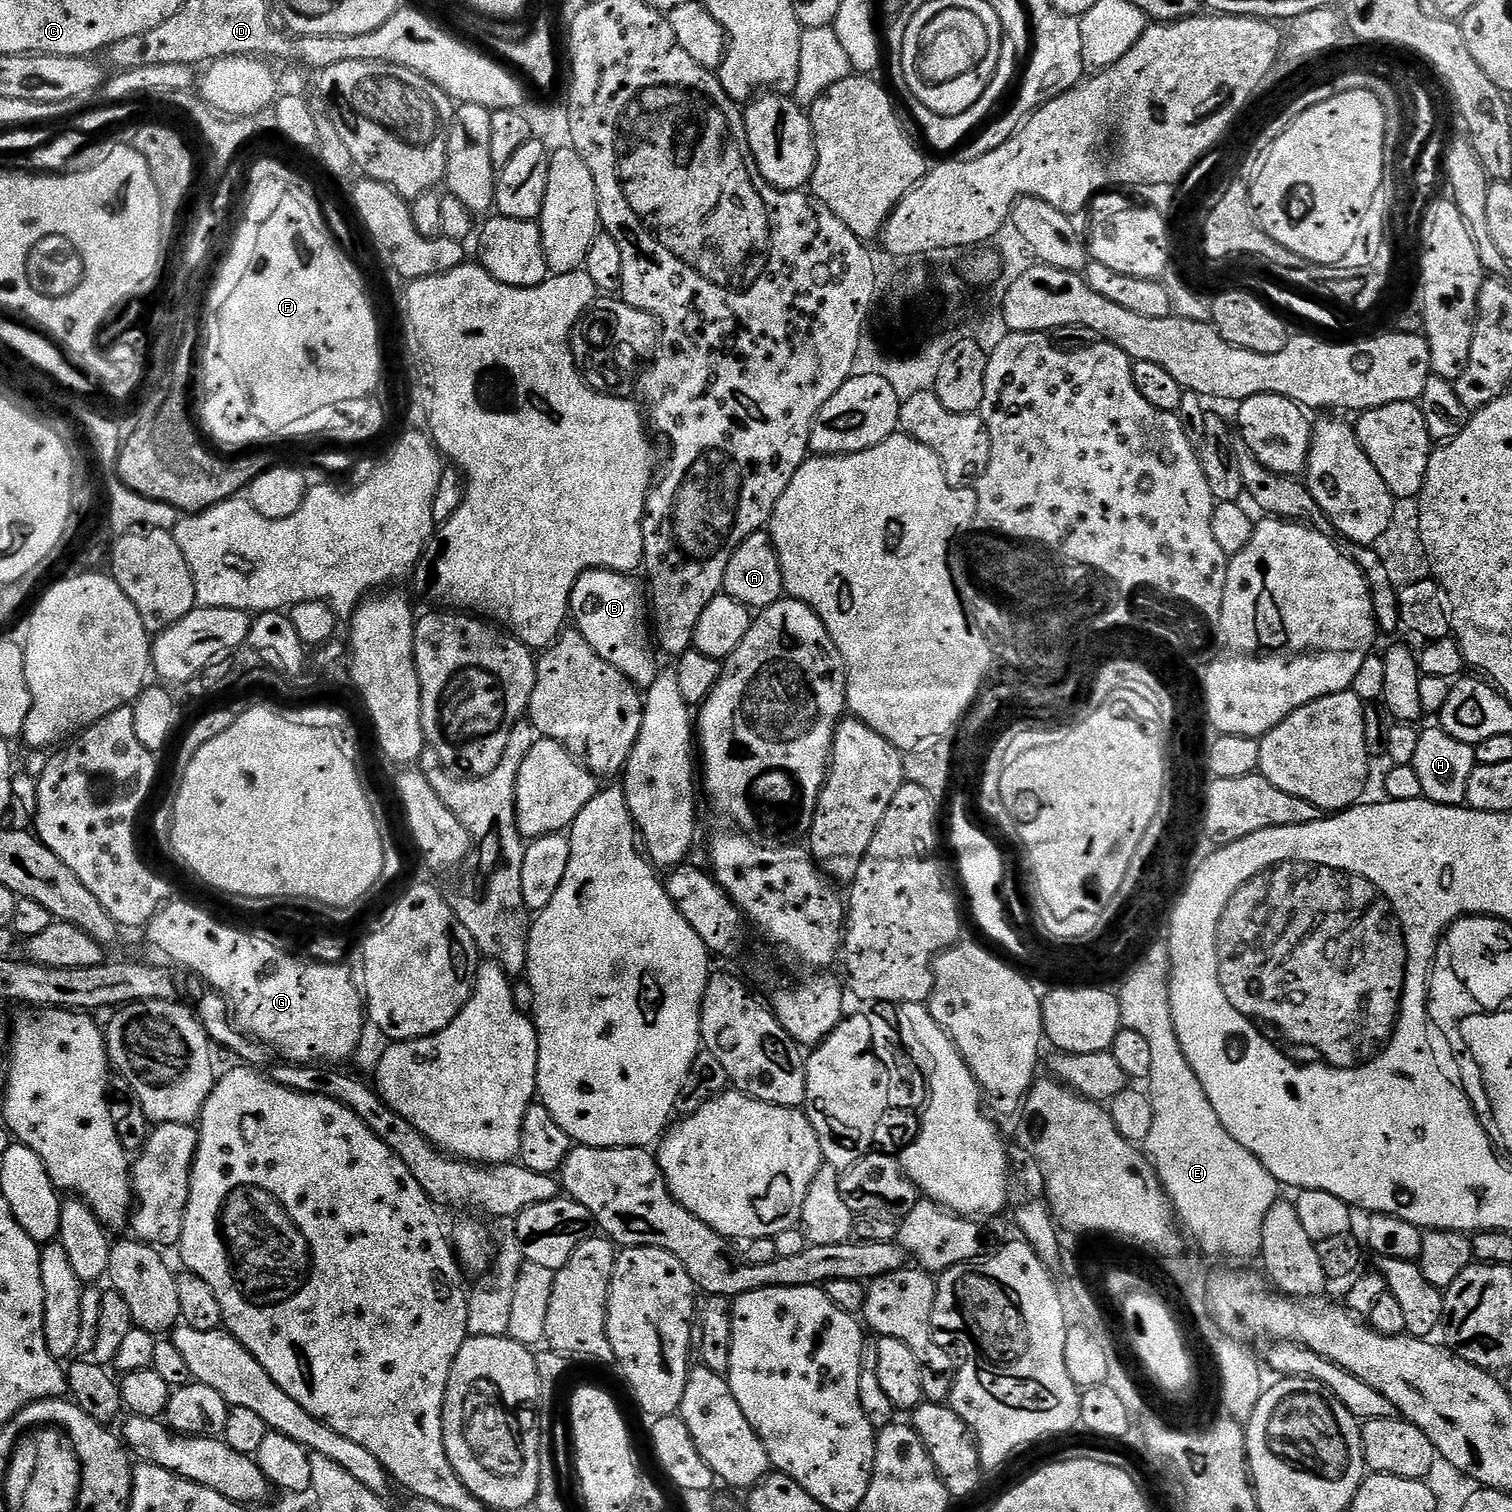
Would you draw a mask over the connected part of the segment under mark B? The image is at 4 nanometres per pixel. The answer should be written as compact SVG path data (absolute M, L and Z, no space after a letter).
M593 568L576 580L568 595L568 607L571 619L576 619L575 631L590 642L594 654L610 662L610 666L621 672L629 684L645 690L651 686L658 664L652 661L653 645L650 643L650 624L646 619L646 596L632 579L631 575L619 570Z

